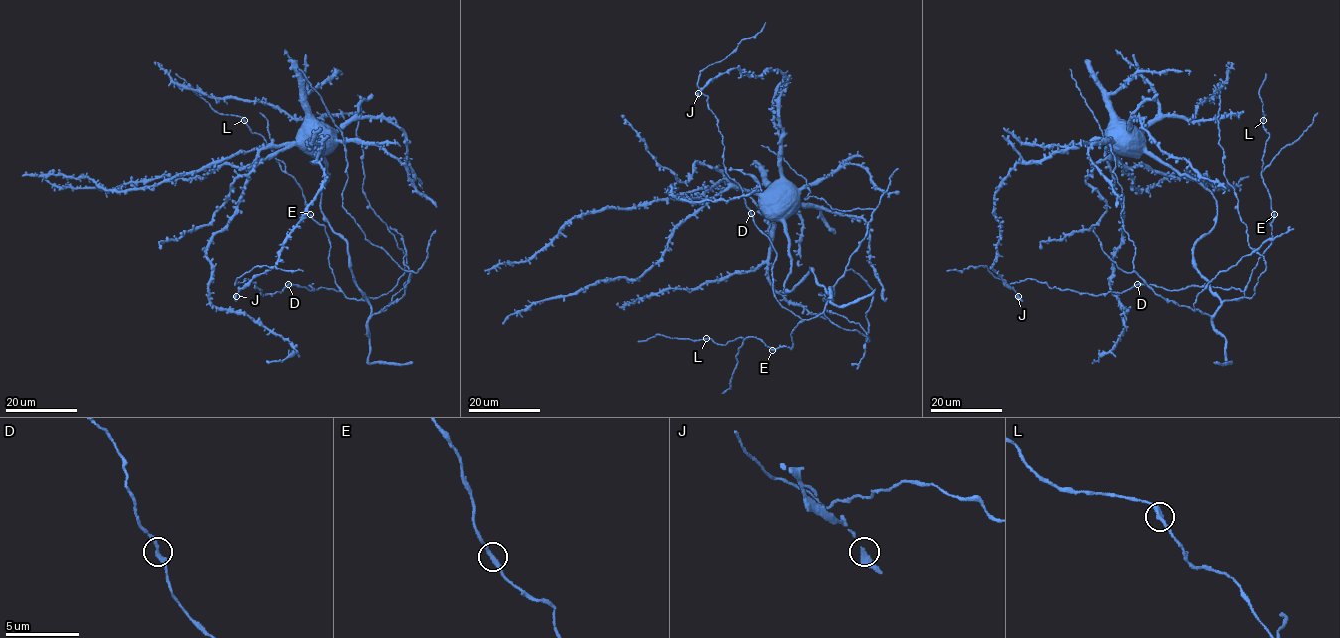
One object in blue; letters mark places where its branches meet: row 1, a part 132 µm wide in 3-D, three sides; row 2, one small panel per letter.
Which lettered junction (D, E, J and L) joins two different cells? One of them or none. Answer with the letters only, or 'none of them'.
none of them

